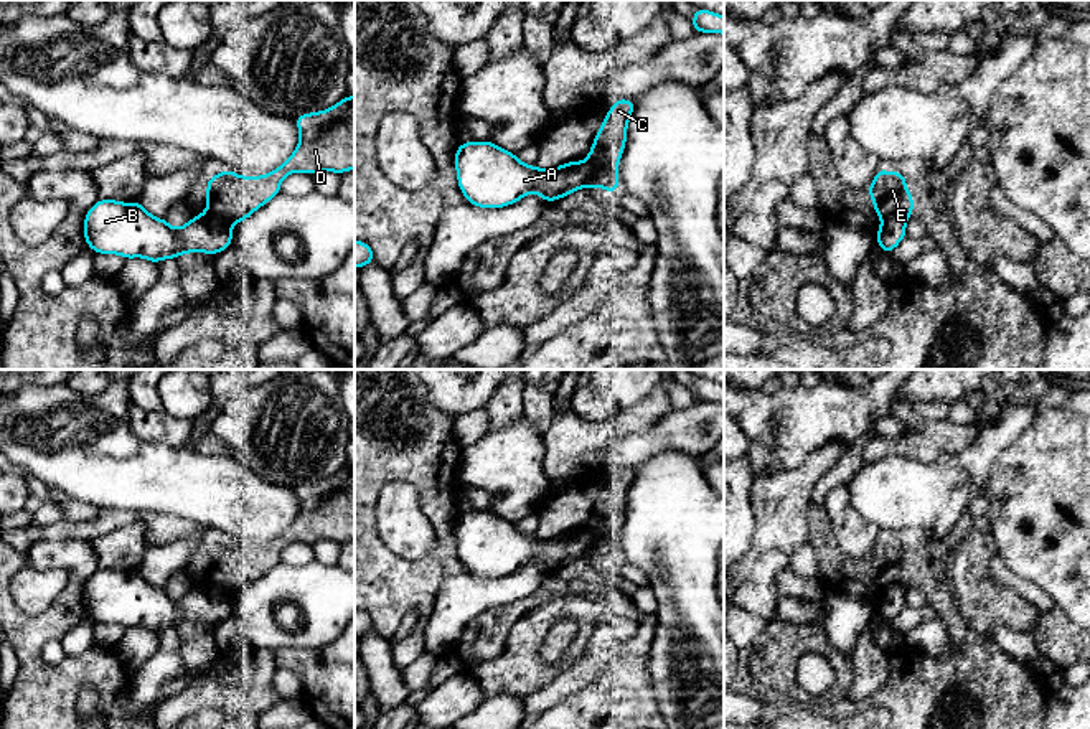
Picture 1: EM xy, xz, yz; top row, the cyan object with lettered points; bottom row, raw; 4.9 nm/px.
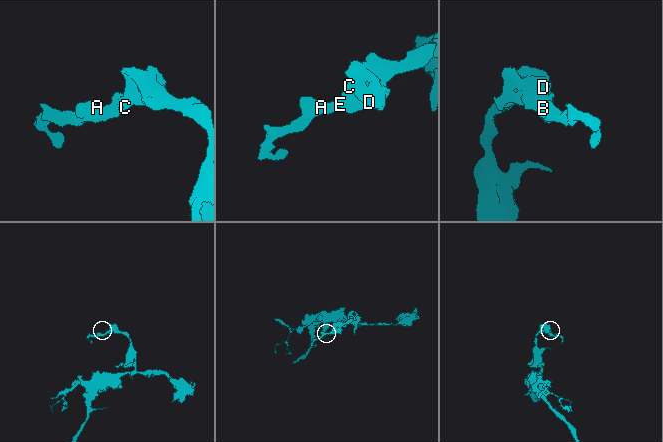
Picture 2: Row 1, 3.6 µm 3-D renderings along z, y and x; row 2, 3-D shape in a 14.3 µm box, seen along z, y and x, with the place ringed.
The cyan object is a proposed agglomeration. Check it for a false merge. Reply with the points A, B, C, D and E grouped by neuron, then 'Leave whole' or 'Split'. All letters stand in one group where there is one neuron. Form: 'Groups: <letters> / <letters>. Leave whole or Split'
Groups: A B / C D E. Split

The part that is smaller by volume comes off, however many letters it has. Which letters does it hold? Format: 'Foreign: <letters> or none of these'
Foreign: A, B

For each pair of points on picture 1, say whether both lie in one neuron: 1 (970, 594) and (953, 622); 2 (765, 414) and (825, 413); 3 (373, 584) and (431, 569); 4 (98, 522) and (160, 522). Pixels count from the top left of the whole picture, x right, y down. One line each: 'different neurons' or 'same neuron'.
1: different neurons
2: same neuron
3: same neuron
4: same neuron

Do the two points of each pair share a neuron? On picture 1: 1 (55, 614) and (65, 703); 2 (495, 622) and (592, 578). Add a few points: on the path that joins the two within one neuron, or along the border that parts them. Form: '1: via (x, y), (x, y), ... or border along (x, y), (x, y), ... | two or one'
1: via (37, 635), (33, 639), (33, 672), (43, 681) | one
2: via (520, 607), (548, 592), (556, 584), (568, 581) | one

